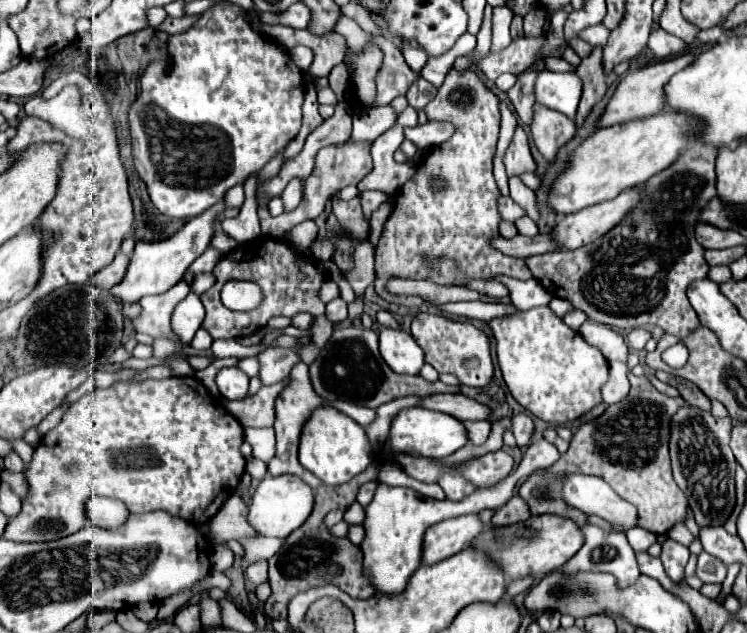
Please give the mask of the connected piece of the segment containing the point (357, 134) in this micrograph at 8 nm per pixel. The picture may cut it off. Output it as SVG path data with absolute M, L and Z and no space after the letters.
M391 104L387 106L379 106L367 112L359 112L353 116L353 134L351 138L361 142L361 140L369 140L373 142L379 134L383 134L385 130L389 130L397 120L397 112Z

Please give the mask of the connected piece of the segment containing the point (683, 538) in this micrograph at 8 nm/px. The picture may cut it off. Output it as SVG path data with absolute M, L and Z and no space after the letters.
M677 522L677 524L669 530L667 536L673 538L673 540L677 540L677 542L681 542L681 544L685 544L685 546L689 546L689 544L695 540L695 536L689 532L689 528L685 526L685 522Z

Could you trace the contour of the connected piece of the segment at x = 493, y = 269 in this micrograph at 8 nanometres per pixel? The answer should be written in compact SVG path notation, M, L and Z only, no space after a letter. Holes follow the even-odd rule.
M451 68L425 112L429 120L453 122L457 130L451 140L427 152L417 174L399 190L399 198L393 204L391 218L375 250L375 270L379 276L375 282L377 294L391 304L425 304L419 296L389 294L385 290L385 280L389 276L433 280L445 286L471 278L489 280L497 274L531 280L533 276L521 258L505 256L489 246L489 240L499 236L497 224L501 220L497 212L499 188L493 178L493 158L499 138L499 98L481 82L477 72ZM433 176L445 178L449 184L447 190L435 192L431 188ZM423 256L431 258L433 268L423 264ZM437 256L443 256L441 264L437 264Z

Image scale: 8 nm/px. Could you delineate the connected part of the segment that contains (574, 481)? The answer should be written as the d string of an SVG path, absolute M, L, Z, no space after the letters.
M585 474L567 476L563 484L563 498L585 514L595 514L611 524L619 524L623 530L635 528L639 522L637 508L617 496L601 478Z

